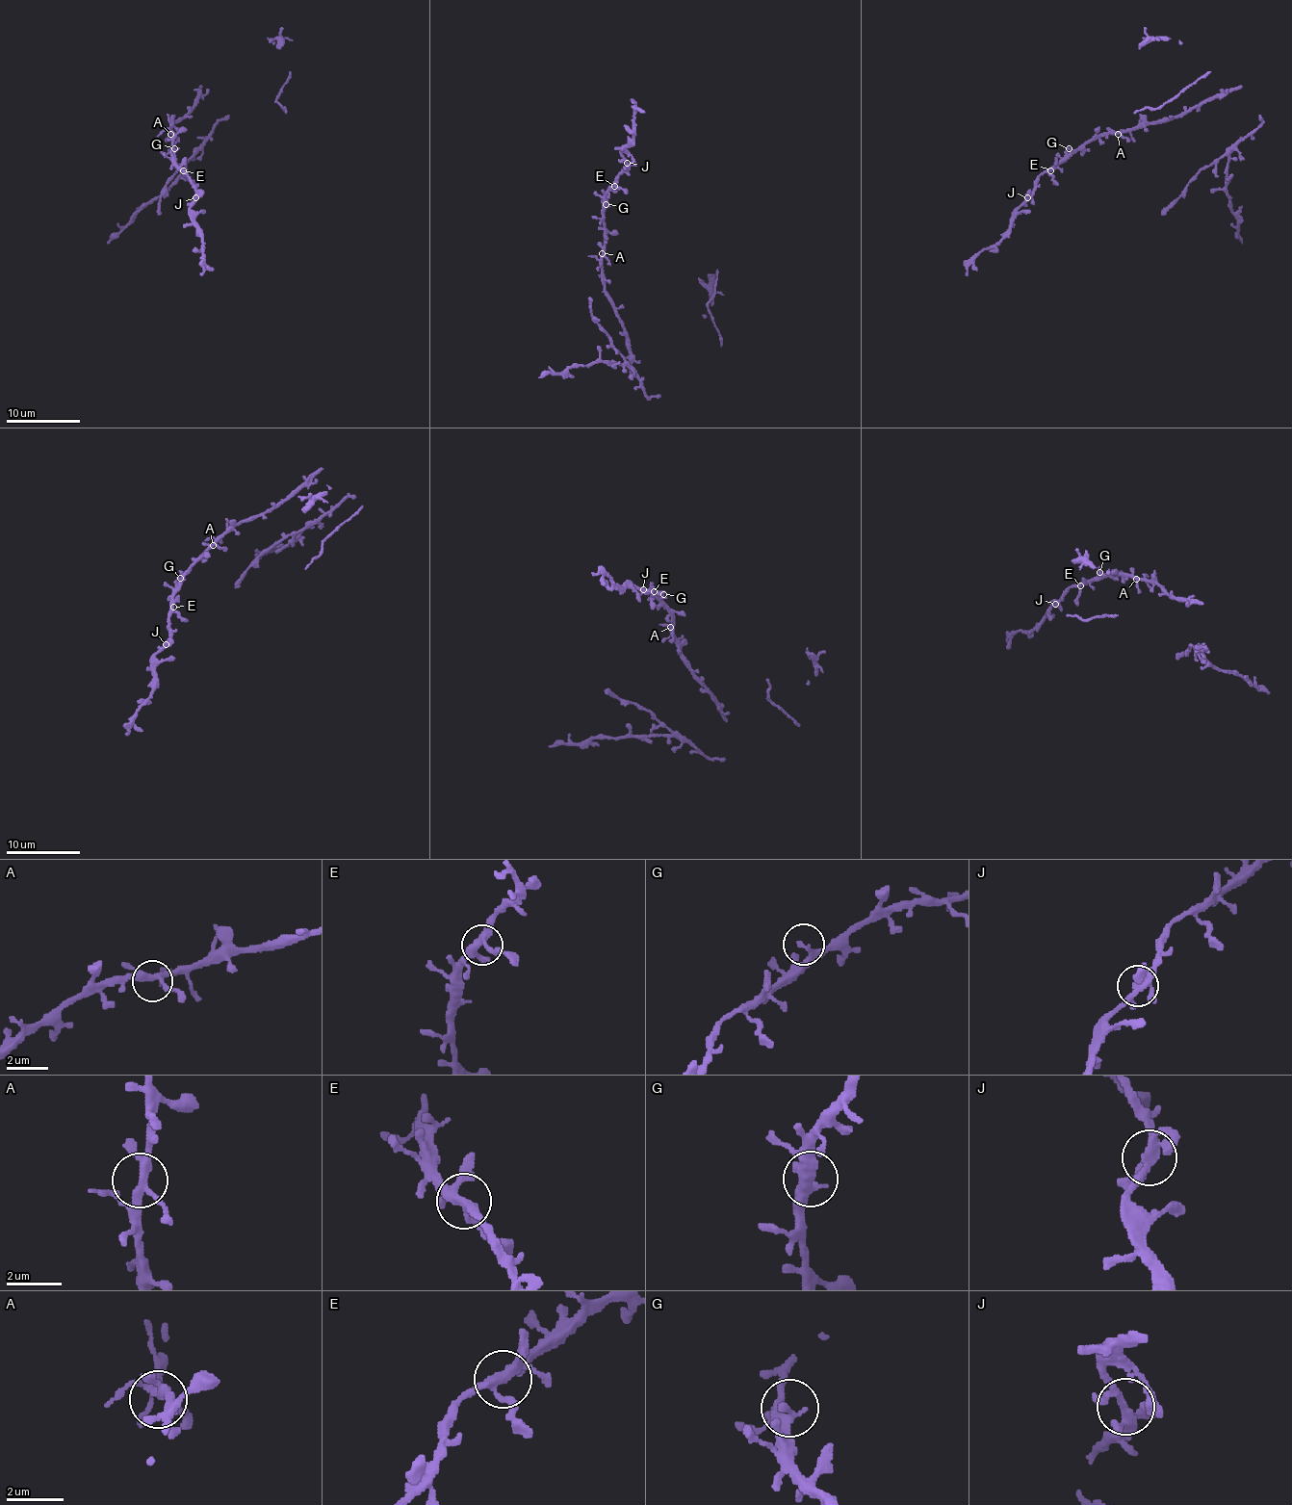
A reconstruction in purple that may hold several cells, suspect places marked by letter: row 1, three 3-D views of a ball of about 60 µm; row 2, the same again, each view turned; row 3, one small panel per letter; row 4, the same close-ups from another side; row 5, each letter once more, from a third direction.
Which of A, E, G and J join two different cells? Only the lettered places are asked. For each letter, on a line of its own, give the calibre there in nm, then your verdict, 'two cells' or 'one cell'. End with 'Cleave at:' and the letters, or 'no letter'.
A: calibre 280 nm; one cell
E: calibre 300 nm; one cell
G: calibre 240 nm; one cell
J: calibre 280 nm; one cell
Cleave at: no letter

